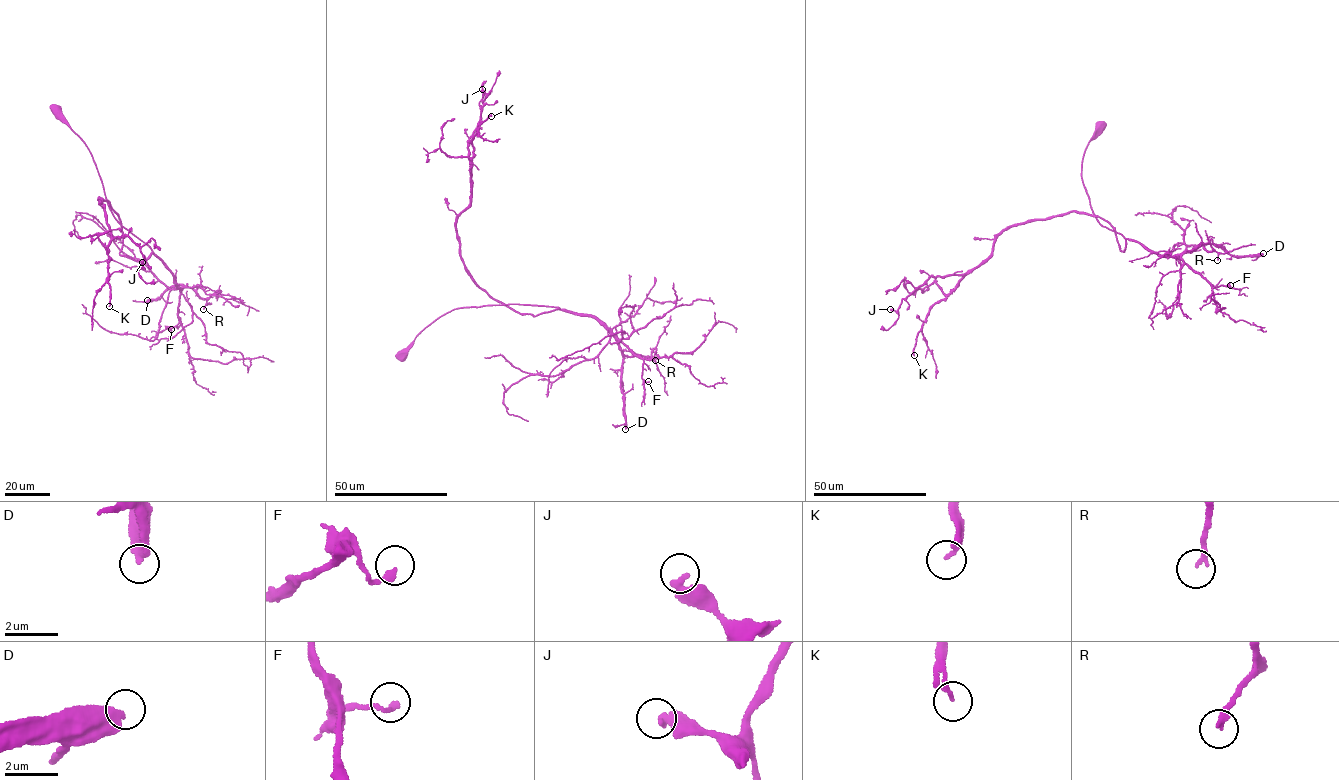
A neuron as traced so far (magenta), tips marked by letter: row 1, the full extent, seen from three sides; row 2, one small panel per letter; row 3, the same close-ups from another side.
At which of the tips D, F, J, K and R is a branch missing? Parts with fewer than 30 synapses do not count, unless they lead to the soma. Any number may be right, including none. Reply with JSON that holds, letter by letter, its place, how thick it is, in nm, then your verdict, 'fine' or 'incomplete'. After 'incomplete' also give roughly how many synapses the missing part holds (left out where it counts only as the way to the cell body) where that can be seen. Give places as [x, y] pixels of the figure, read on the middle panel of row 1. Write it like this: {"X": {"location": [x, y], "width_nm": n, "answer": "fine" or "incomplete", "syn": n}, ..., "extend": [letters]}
{"D": {"location": [625, 429], "width_nm": 360, "answer": "incomplete", "syn": 150}, "F": {"location": [648, 381], "width_nm": 170, "answer": "fine"}, "J": {"location": [482, 89], "width_nm": 400, "answer": "fine"}, "K": {"location": [491, 116], "width_nm": 150, "answer": "fine"}, "R": {"location": [655, 360], "width_nm": 190, "answer": "fine"}, "extend": ["D"]}

